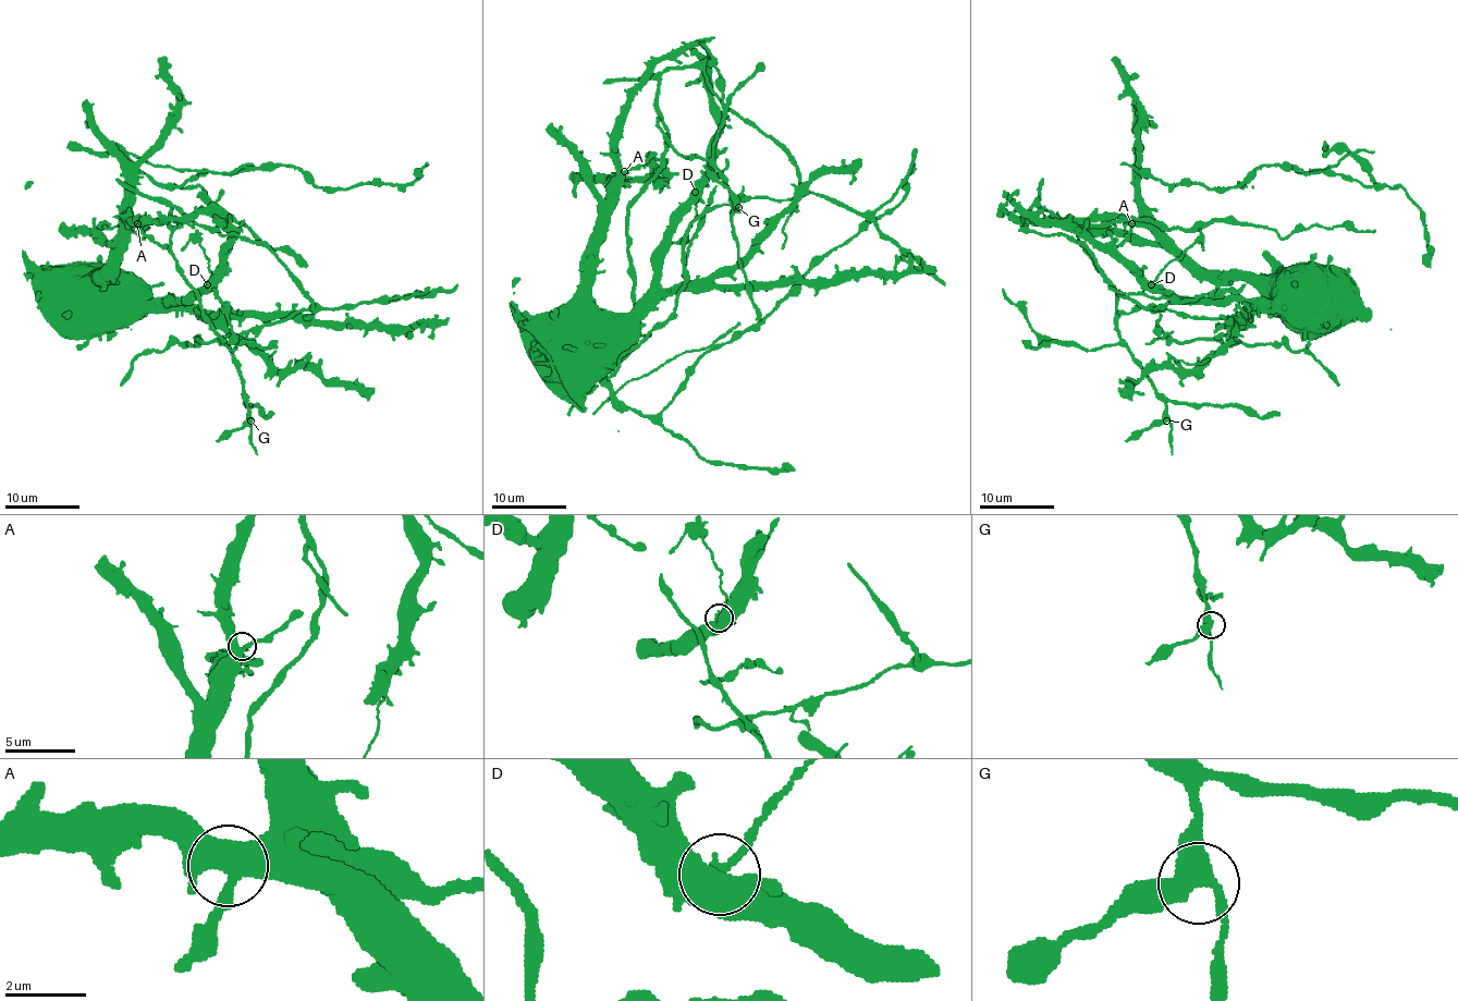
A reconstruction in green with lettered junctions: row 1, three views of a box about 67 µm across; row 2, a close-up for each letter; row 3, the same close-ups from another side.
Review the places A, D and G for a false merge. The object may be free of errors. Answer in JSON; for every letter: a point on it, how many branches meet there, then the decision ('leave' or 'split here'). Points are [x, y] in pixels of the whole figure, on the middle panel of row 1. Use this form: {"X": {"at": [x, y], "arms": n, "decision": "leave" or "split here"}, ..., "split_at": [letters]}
{"A": {"at": [624, 171], "arms": 3, "decision": "leave"}, "D": {"at": [695, 192], "arms": 3, "decision": "split here"}, "G": {"at": [738, 207], "arms": 3, "decision": "leave"}, "split_at": ["D"]}

